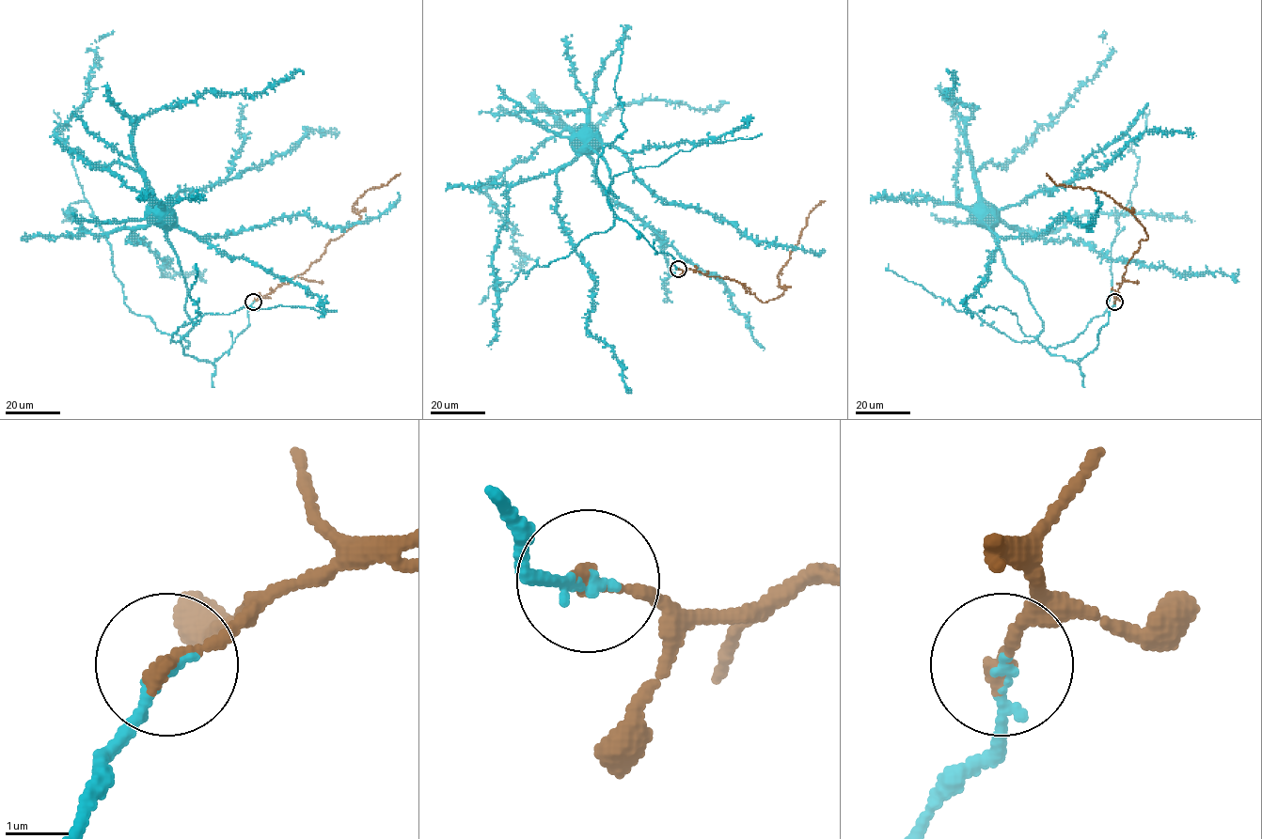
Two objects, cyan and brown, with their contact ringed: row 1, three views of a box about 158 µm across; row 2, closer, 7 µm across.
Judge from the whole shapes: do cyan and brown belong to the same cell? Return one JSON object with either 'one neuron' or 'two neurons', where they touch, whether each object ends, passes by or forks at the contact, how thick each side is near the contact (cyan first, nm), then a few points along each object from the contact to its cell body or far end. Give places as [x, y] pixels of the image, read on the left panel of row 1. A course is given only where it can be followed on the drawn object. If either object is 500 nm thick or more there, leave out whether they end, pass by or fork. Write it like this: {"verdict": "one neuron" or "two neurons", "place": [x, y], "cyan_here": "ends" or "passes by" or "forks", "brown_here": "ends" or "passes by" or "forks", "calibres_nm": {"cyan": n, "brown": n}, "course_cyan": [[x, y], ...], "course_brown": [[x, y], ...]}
{"verdict": "one neuron", "place": [253, 302], "cyan_here": "ends", "brown_here": "ends", "calibres_nm": {"cyan": 140, "brown": 280}, "course_cyan": [[253, 302], [248, 326], [214, 362], [185, 354], [181, 338], [193, 327], [186, 313], [187, 286], [161, 216]], "course_brown": [[253, 302], [287, 284], [318, 260], [328, 241], [361, 216], [354, 211], [354, 201], [401, 173]]}

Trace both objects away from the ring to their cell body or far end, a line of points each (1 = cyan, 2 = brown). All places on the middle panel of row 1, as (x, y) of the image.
1: (678, 269), (670, 255), (657, 253), (608, 203), (606, 193), (618, 197), (610, 170), (586, 129)
2: (678, 269), (743, 283), (763, 302), (776, 299), (786, 288), (779, 284), (780, 270), (808, 214), (826, 200)

